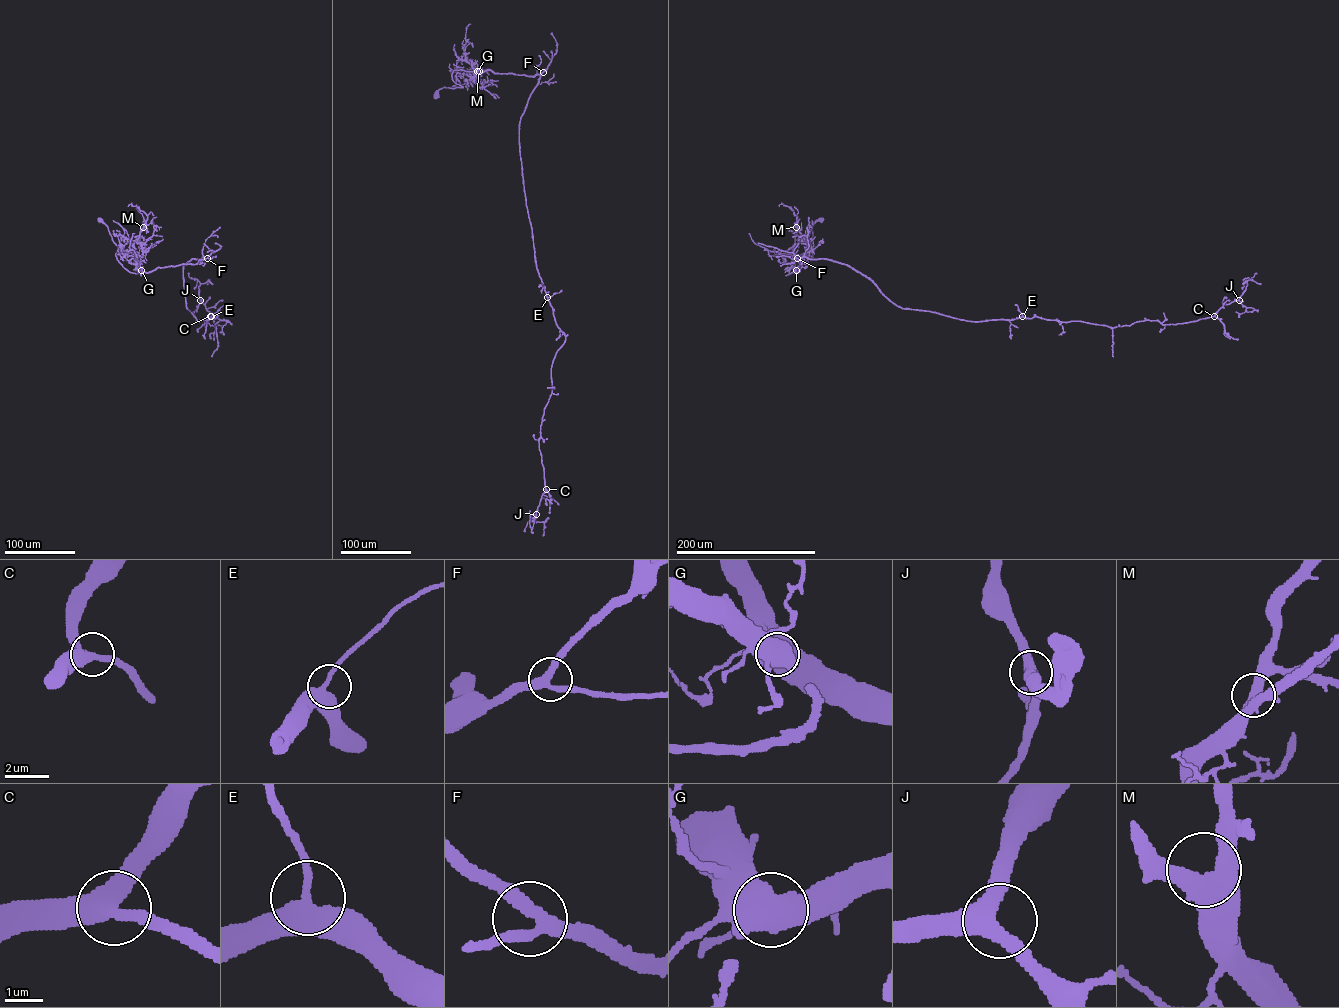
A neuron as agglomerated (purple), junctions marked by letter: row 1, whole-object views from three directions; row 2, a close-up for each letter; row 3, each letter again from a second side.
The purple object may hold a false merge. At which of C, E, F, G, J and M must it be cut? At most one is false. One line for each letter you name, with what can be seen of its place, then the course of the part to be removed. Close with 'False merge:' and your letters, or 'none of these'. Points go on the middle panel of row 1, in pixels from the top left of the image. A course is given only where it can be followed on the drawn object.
False merge: none of these

